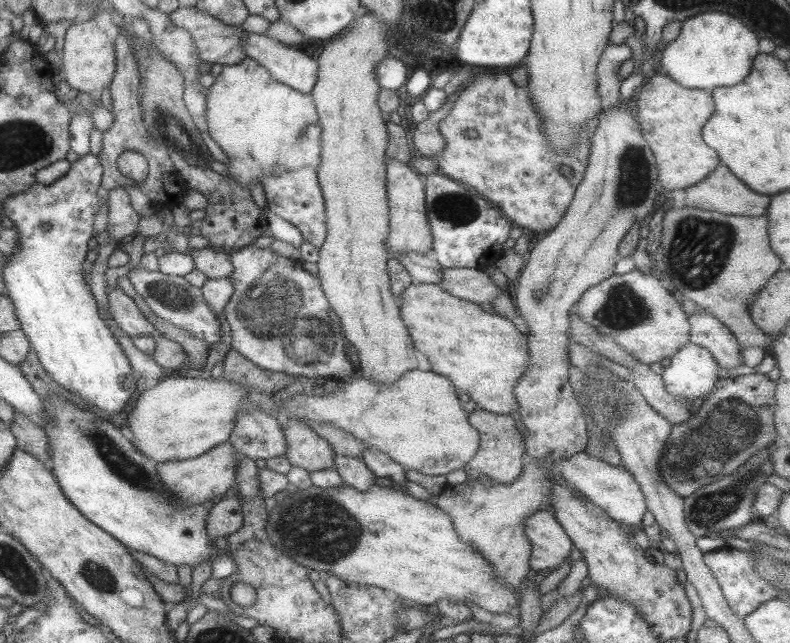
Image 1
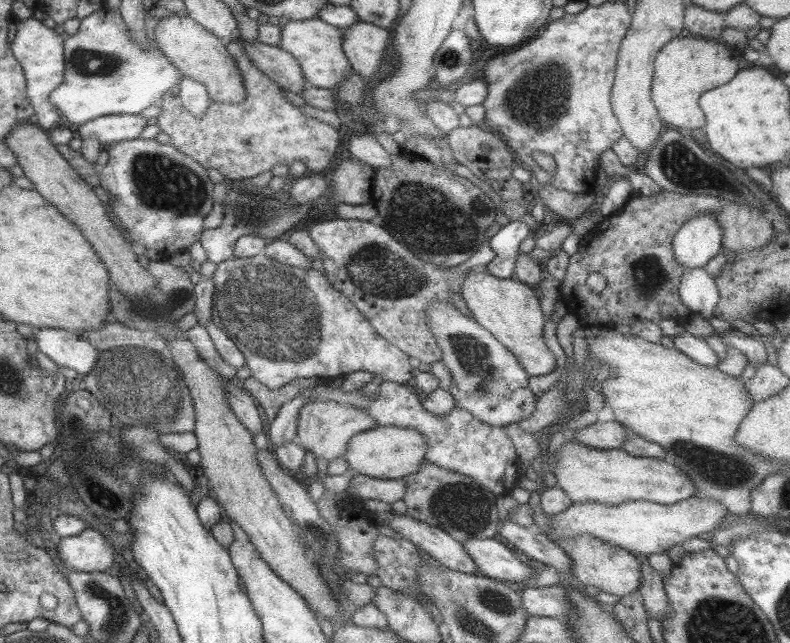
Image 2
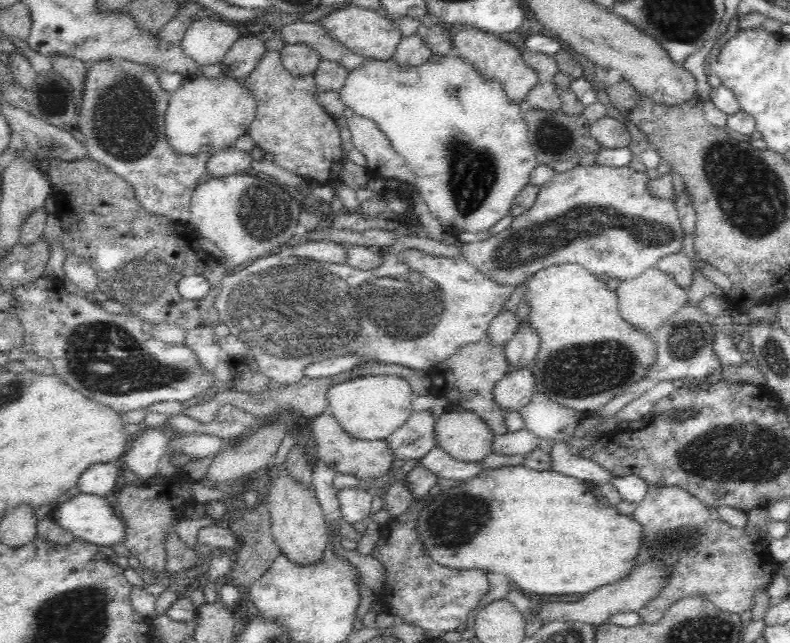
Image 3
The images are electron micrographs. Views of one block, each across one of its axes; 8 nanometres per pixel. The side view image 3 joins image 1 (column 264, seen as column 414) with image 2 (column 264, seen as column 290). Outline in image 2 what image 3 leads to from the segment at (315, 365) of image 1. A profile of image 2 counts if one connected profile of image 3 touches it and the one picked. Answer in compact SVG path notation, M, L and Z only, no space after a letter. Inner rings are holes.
M263 253L249 258L229 257L216 265L212 276L215 292L211 321L243 354L250 376L274 389L294 378L323 377L328 381L358 370L378 374L383 381L410 384L409 357L379 336L352 302L335 290L318 270L297 268L267 258Z

